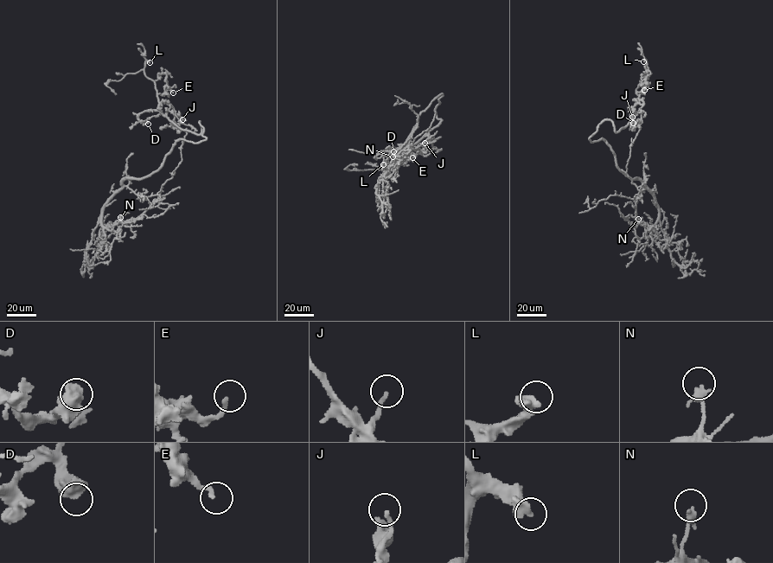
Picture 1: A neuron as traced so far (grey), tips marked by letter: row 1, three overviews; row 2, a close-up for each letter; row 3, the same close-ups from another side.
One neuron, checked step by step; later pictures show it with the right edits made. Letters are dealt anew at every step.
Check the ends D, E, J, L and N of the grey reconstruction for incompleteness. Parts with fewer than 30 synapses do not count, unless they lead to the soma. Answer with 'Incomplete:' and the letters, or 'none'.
Incomplete: L

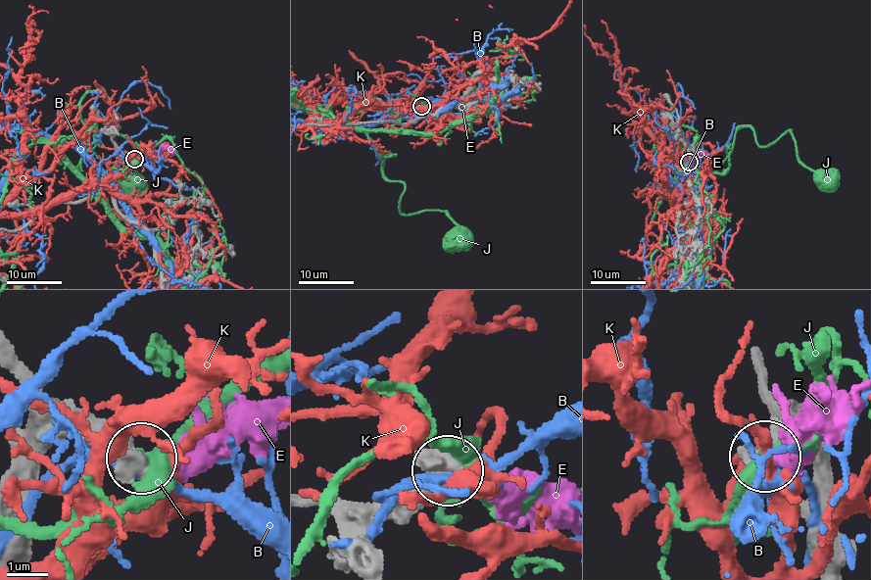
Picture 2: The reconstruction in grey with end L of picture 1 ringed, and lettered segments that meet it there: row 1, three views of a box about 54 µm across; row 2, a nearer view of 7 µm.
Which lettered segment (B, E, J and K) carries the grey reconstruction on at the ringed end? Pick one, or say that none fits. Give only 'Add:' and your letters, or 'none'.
Add: E

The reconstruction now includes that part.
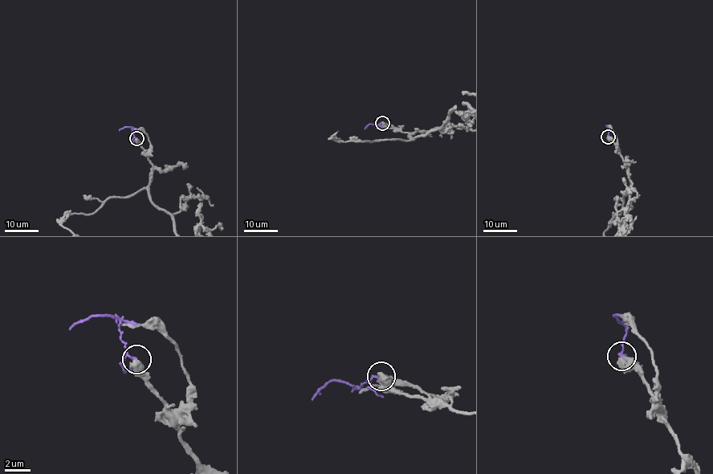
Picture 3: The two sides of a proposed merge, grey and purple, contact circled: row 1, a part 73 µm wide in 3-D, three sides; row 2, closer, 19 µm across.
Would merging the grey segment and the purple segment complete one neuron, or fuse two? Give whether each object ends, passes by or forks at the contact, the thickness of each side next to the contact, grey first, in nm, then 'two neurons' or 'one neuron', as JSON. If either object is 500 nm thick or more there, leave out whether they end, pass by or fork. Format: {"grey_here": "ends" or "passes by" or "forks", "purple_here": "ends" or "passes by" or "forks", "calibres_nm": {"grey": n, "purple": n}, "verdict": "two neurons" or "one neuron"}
{"calibres_nm": {"grey": 650, "purple": 120}, "verdict": "two neurons"}

